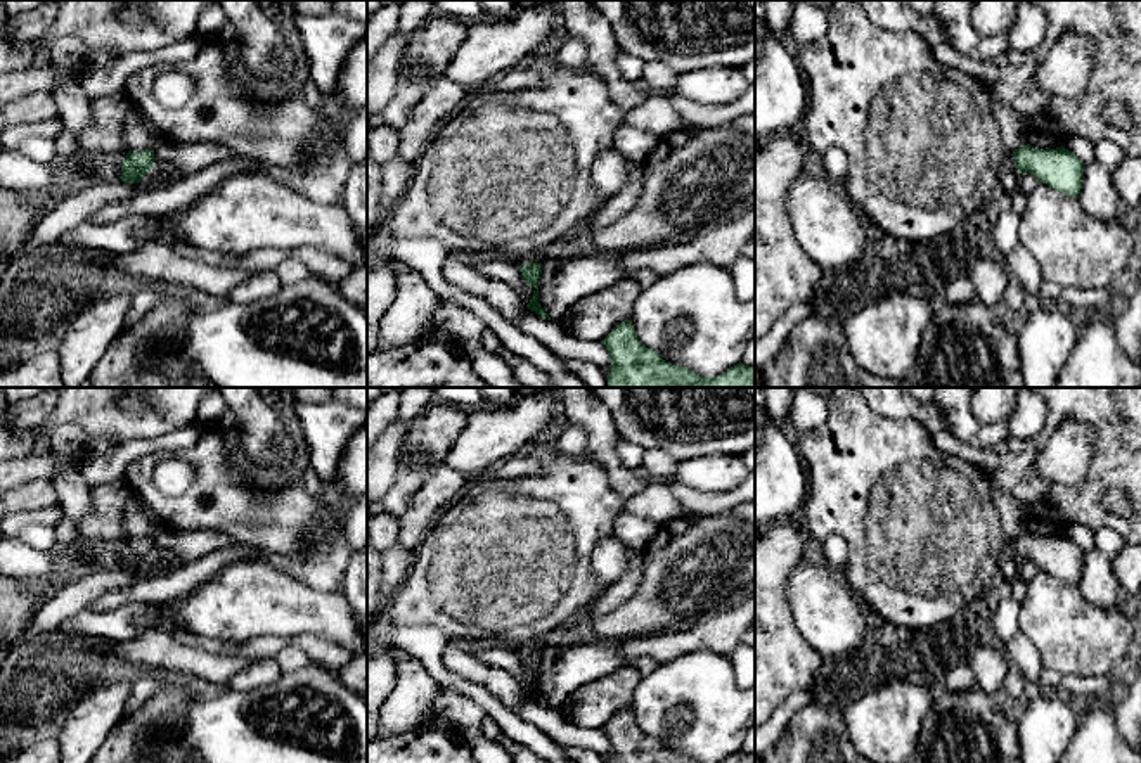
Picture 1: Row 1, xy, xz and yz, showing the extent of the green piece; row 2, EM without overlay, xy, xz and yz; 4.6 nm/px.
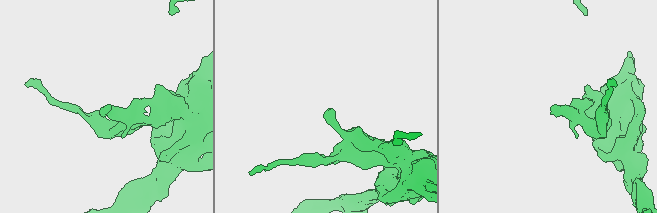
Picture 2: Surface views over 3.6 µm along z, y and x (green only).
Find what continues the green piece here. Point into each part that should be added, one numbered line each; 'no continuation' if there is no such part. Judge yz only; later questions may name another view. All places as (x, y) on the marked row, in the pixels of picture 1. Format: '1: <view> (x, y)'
no continuation

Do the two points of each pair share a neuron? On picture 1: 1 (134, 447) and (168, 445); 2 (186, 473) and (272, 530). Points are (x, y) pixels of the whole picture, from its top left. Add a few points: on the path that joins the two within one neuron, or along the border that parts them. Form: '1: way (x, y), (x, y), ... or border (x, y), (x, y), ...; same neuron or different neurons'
1: way (142, 447), (160, 445); same neuron
2: border (175, 454), (194, 468), (194, 481), (168, 497); different neurons

